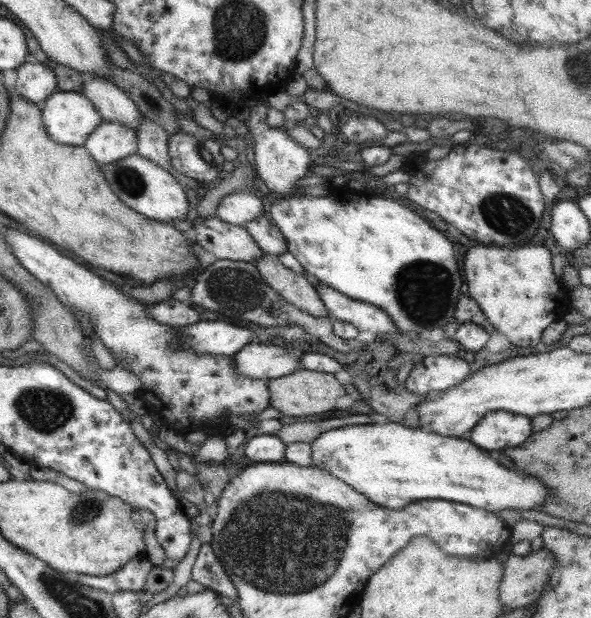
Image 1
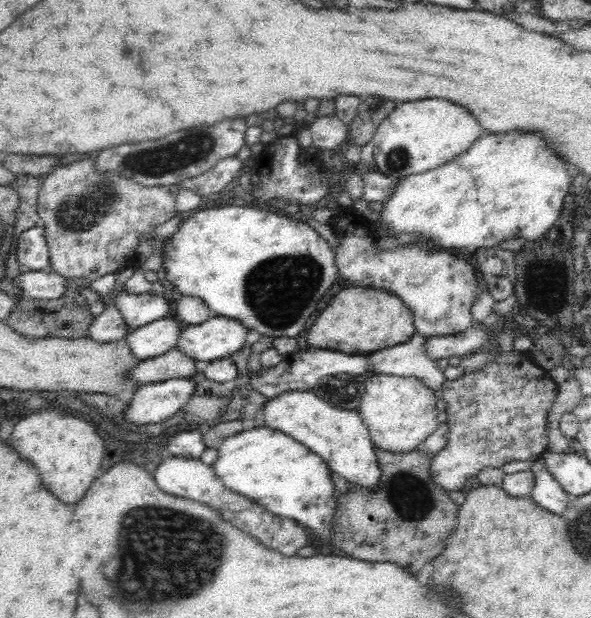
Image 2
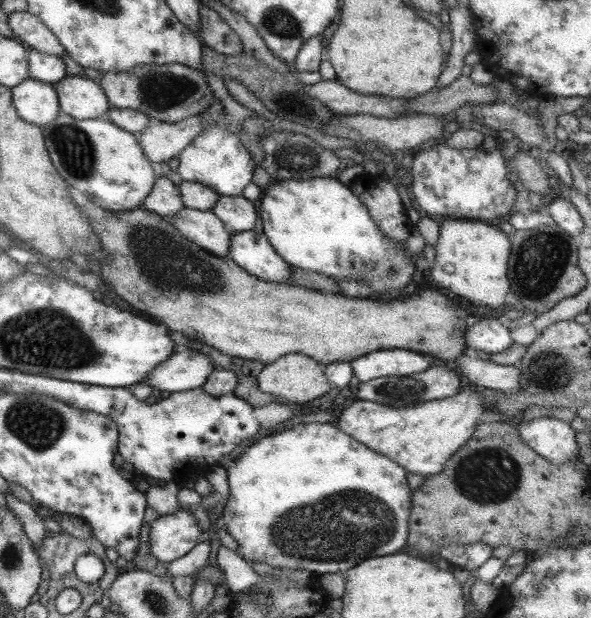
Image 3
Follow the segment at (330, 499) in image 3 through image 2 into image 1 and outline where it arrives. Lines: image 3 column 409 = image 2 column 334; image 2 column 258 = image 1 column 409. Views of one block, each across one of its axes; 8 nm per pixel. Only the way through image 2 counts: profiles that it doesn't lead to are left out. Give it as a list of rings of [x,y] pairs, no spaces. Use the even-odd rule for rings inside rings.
[[[389,421],[383,425],[371,422],[332,428],[319,433],[310,447],[312,464],[325,470],[327,475],[349,484],[369,502],[383,508],[397,510],[419,500],[448,500],[493,513],[496,510],[536,509],[546,497],[545,487],[537,478],[533,479],[516,469],[507,470],[467,437],[439,436],[427,429],[408,427],[406,424]]]

